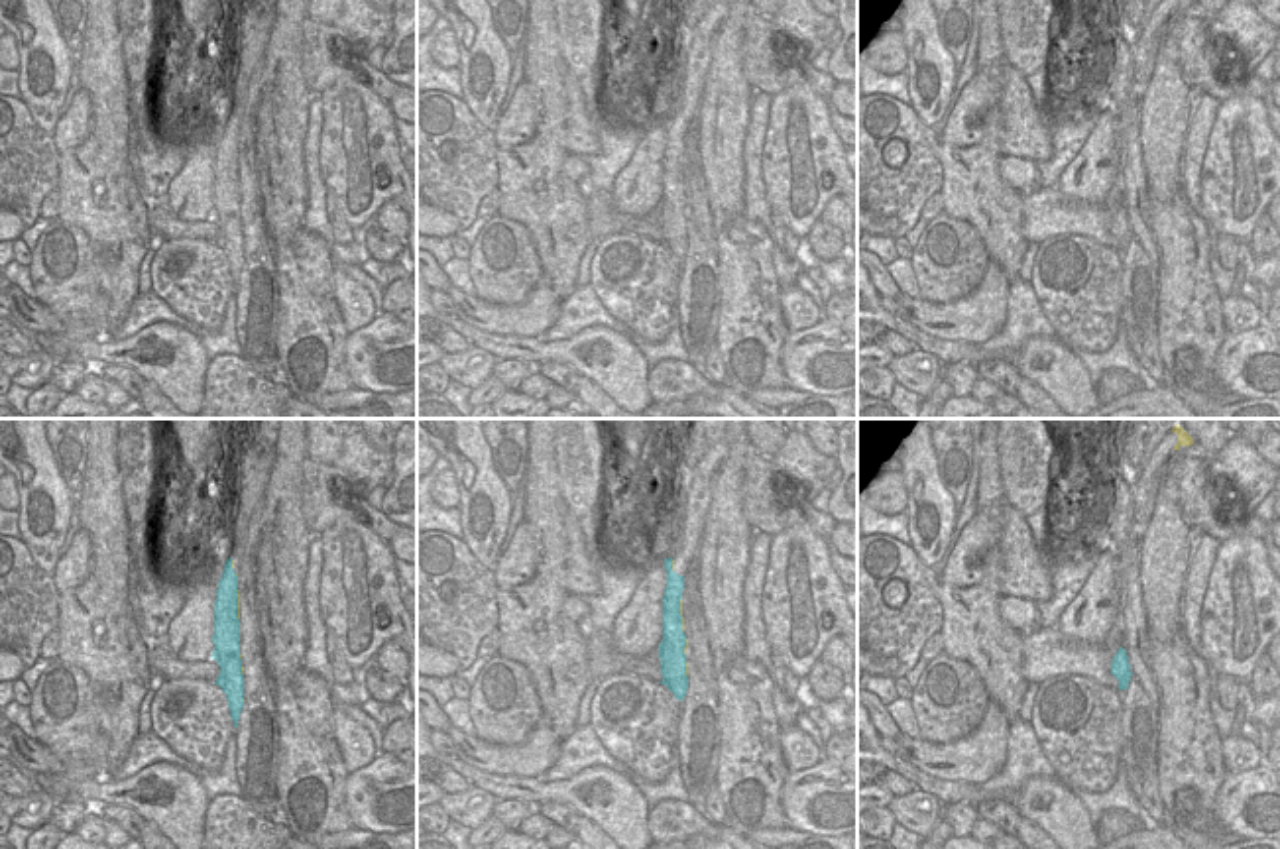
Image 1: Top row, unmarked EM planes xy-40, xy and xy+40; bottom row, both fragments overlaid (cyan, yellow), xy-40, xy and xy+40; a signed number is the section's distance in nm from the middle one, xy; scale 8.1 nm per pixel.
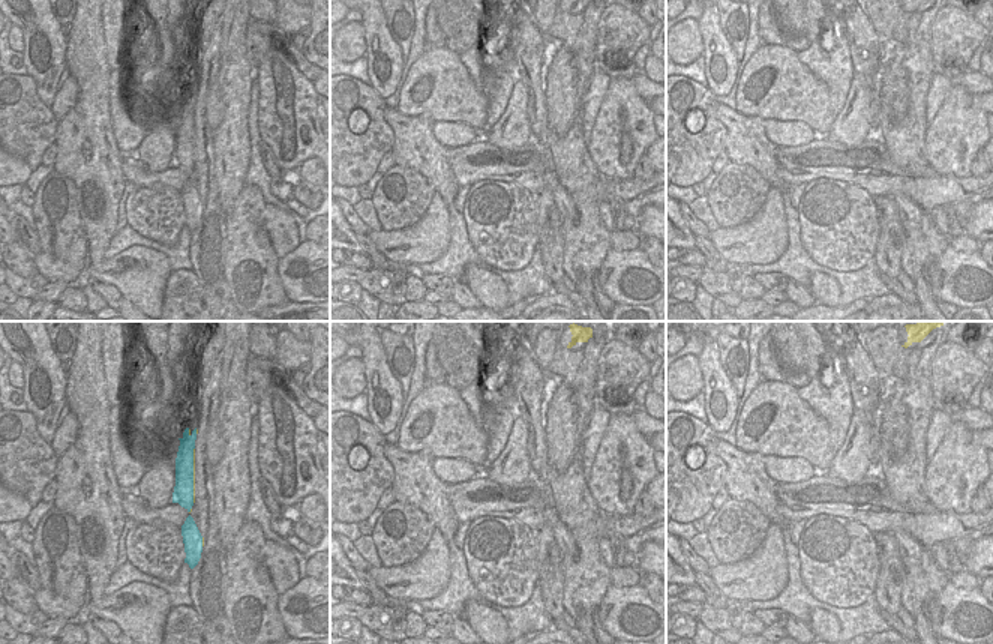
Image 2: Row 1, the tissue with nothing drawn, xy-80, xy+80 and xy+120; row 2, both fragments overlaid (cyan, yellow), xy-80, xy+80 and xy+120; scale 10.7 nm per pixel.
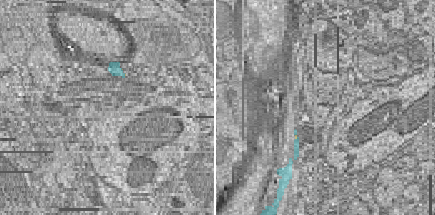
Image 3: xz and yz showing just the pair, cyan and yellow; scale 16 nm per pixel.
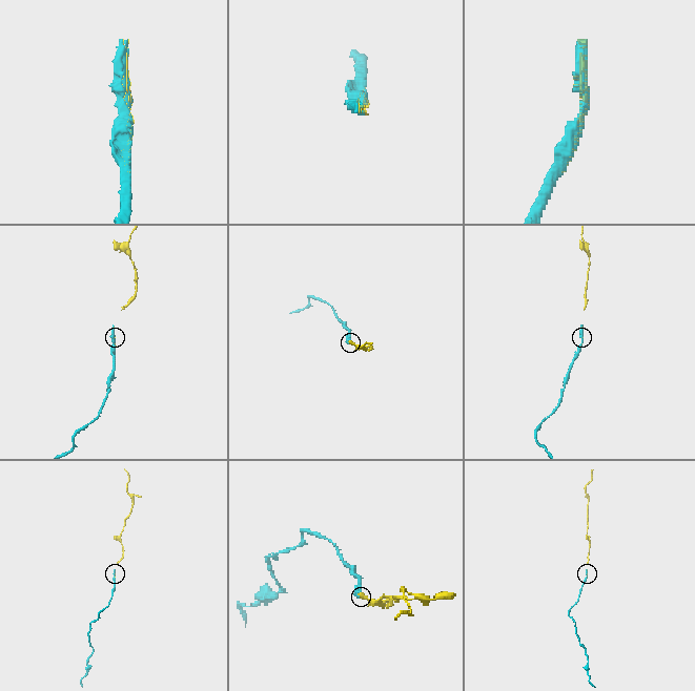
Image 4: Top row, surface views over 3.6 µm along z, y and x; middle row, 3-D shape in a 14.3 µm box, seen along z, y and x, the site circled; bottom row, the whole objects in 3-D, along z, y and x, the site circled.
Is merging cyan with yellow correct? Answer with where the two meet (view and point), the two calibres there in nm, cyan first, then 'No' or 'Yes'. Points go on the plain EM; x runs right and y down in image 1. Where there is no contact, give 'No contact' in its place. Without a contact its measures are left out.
Touches cyan at xy (681, 175). Thickness 200 nm (cyan) against 30 nm. Yes

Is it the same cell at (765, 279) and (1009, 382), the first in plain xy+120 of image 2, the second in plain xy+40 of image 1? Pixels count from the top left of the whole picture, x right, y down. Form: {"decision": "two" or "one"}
{"decision": "one"}

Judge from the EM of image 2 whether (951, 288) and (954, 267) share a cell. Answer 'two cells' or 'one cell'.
one cell

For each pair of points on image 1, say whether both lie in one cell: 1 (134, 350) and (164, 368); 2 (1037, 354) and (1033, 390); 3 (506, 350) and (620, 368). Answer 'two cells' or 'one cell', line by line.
1: one cell
2: two cells
3: one cell

